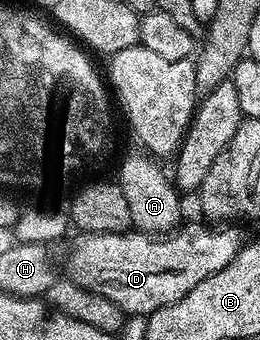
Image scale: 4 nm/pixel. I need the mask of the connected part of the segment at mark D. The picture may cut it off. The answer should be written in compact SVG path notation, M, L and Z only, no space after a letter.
M186 222L164 237L136 229L102 235L82 234L69 255L68 278L83 285L83 289L91 289L91 293L107 297L107 301L115 301L126 316L148 317L163 305L187 297L199 281L207 281L211 273L219 273L241 251L243 238L237 228L240 226L200 222Z

